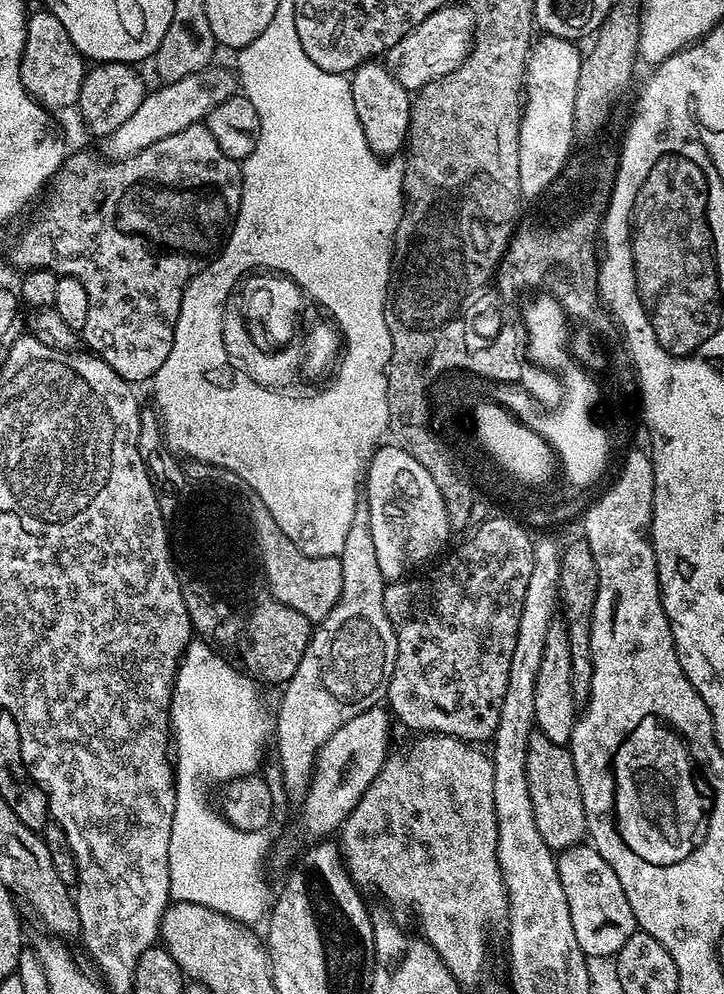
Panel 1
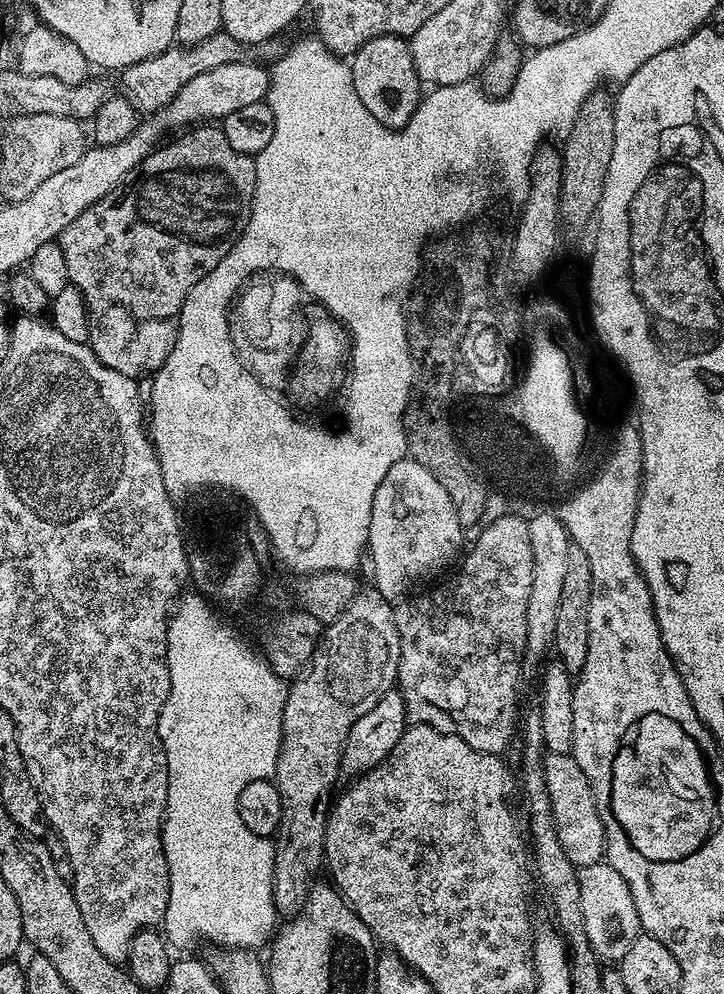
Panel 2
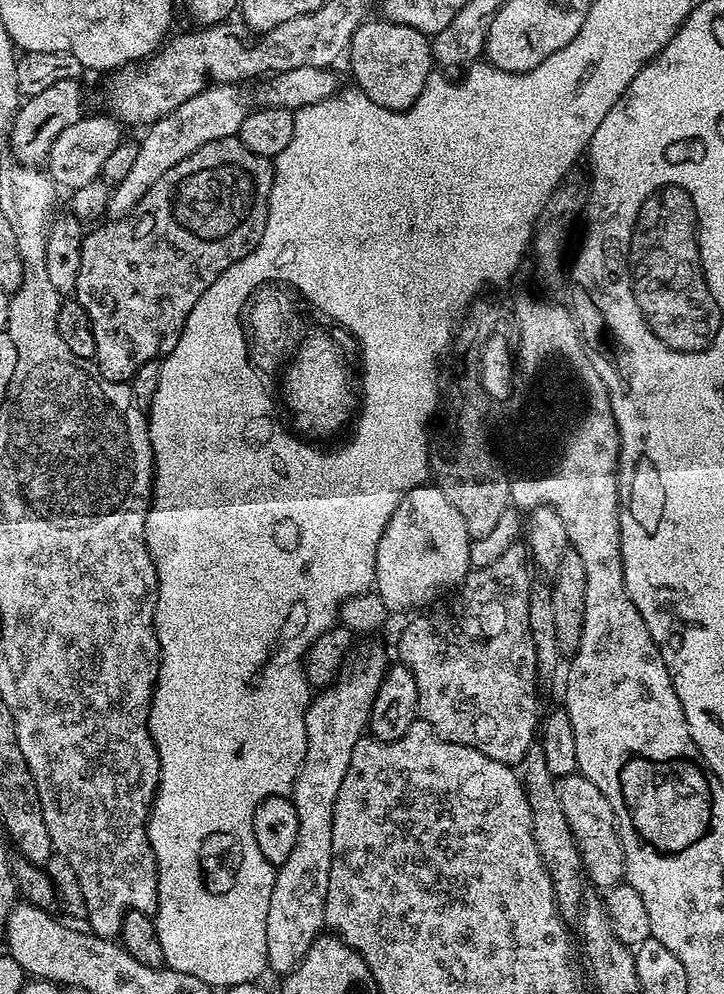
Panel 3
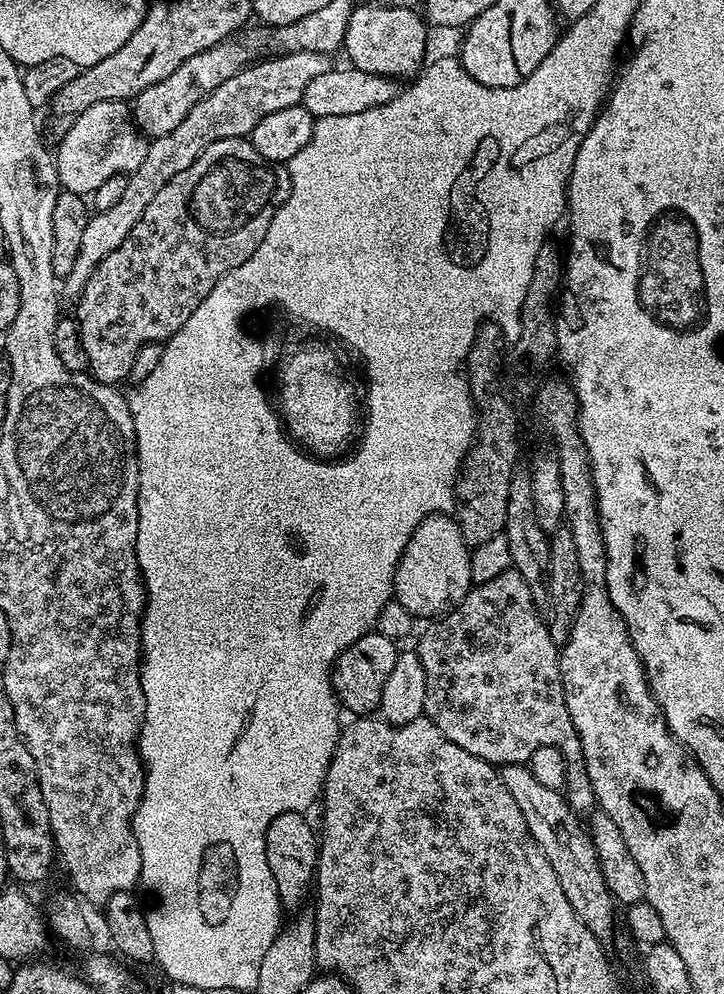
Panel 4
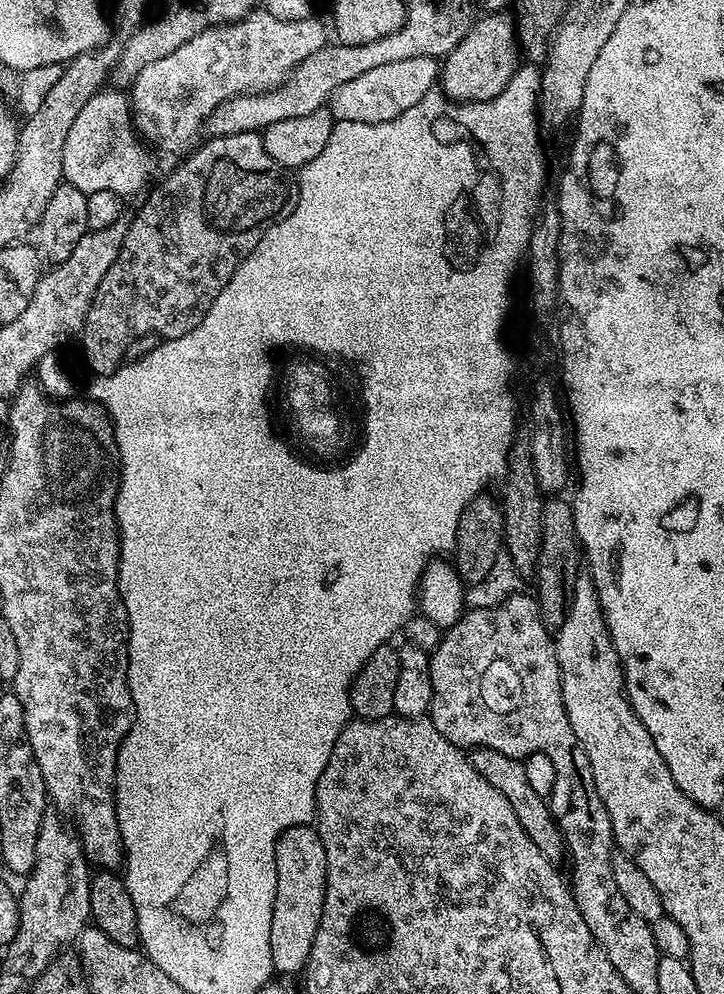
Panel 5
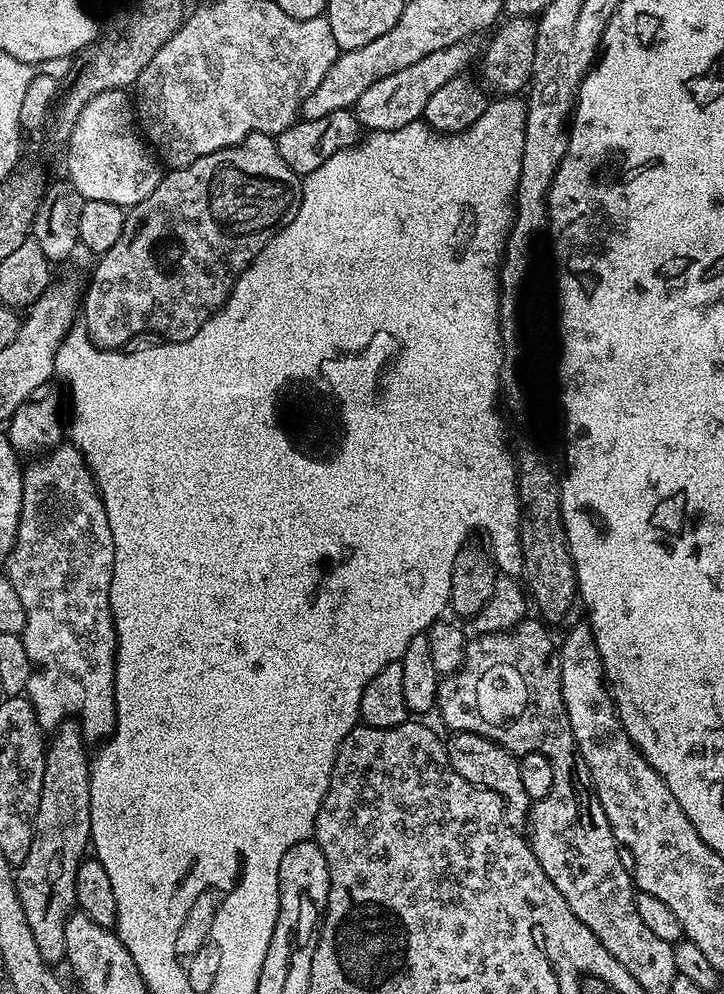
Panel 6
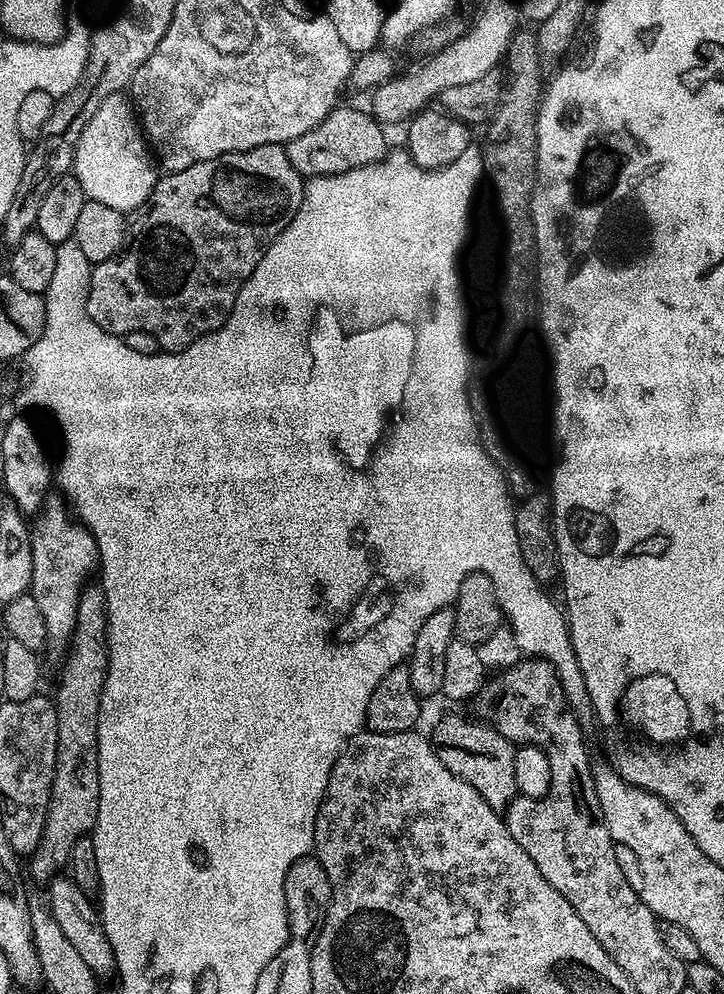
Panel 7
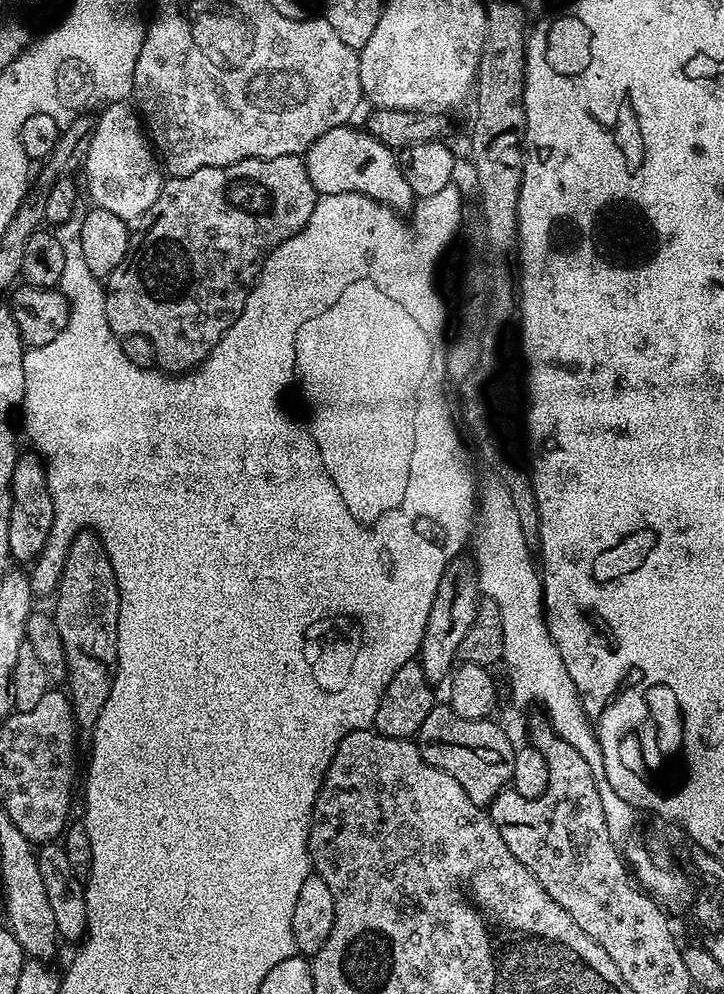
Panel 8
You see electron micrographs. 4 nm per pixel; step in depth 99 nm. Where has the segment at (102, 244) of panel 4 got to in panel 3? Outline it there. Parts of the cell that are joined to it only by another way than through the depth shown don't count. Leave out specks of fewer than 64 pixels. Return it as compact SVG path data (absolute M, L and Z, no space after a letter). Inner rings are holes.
M212 84L194 94L194 98L182 102L178 110L170 110L170 114L147 125L145 132L148 133L141 138L140 145L132 156L132 165L124 168L124 176L115 181L111 189L107 215L112 218L128 215L140 203L146 190L150 190L150 186L154 186L154 182L158 182L166 170L178 166L182 158L190 158L190 154L206 146L206 142L218 142L222 138L236 136L250 111L250 105L244 101L240 91L234 84Z

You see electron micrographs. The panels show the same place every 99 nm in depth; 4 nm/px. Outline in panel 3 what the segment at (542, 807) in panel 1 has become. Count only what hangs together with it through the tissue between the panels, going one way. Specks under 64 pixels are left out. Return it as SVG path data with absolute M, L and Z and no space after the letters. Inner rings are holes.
M579 774L563 777L559 781L558 791L562 814L566 814L566 822L574 834L585 877L591 882L593 880L600 890L613 888L624 880L624 851L618 838L614 810L610 810L606 794L602 794L602 790L598 790L598 786L590 782L590 778Z

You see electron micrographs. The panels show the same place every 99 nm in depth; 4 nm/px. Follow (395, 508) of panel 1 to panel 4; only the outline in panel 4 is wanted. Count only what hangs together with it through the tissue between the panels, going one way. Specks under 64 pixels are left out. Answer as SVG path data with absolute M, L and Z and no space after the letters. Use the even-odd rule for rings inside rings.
M451 515L428 516L416 527L414 534L408 540L408 545L400 555L400 561L396 567L396 577L392 583L395 603L406 606L406 610L414 618L420 618L420 616L439 618L451 612L464 601L466 594L474 587L471 574L471 556L470 545L464 541L459 524Z

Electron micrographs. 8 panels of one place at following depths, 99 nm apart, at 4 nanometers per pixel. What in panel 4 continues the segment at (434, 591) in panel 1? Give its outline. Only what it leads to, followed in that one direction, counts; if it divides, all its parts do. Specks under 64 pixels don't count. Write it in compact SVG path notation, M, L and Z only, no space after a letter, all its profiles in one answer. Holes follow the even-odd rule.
M507 570L484 584L476 584L458 607L433 619L429 623L432 625L421 634L420 641L414 644L422 670L426 670L424 715L446 734L446 738L450 738L450 742L454 742L454 746L462 746L462 750L493 766L527 762L538 746L554 746L566 761L566 782L562 791L568 805L577 814L591 813L596 795L586 770L578 730L574 730L566 706L560 653L550 638L545 617L539 614L525 579L515 570Z

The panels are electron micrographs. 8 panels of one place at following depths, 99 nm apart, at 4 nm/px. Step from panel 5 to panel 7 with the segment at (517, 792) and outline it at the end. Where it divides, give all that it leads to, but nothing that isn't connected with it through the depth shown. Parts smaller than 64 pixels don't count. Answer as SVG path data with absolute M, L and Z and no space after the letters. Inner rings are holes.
M464 716L442 717L433 726L432 732L430 731L430 739L442 766L446 766L446 770L450 770L450 774L454 774L458 778L462 778L462 782L474 786L474 790L478 790L478 794L482 794L482 798L486 798L486 806L490 806L495 812L507 813L508 807L513 804L518 796L514 782L514 754L517 745L502 734L498 734L498 730L493 728L491 723L479 724L478 721L467 720Z

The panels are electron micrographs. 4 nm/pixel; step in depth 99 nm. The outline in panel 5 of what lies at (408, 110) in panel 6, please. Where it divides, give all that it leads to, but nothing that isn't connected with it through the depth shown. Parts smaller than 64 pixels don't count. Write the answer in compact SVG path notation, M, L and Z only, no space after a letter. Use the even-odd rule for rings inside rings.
M435 56L406 58L406 62L386 62L375 70L366 70L366 74L345 82L334 90L330 101L333 121L339 122L390 122L398 114L406 114L410 106L422 102L424 95L433 91L438 80L438 60Z

